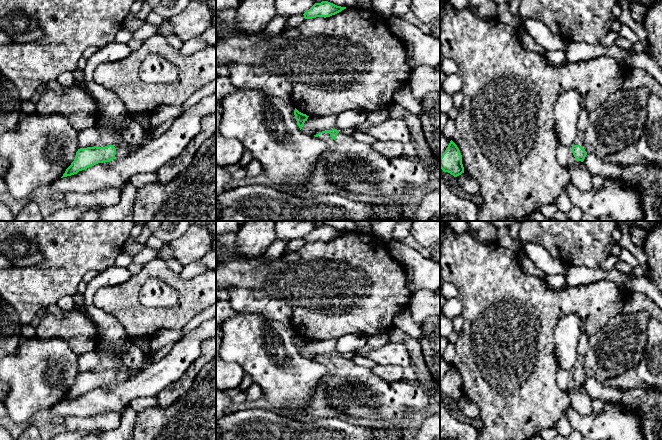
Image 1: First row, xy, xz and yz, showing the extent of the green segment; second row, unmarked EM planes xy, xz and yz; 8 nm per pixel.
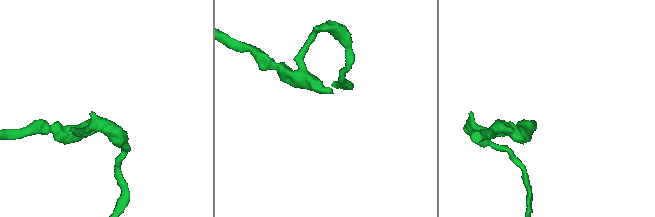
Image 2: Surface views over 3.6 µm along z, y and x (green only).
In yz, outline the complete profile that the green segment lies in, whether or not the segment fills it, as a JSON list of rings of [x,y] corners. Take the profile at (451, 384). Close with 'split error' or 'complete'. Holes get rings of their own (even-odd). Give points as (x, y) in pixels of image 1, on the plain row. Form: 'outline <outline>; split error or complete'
outline [[[451,364],[445,376],[440,380],[440,392],[454,401],[464,397],[462,379],[457,369]]]; complete

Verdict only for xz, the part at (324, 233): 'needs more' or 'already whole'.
already whole

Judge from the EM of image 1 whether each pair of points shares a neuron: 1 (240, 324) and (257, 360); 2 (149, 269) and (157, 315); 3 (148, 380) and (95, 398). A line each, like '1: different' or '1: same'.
1: same
2: same
3: same

